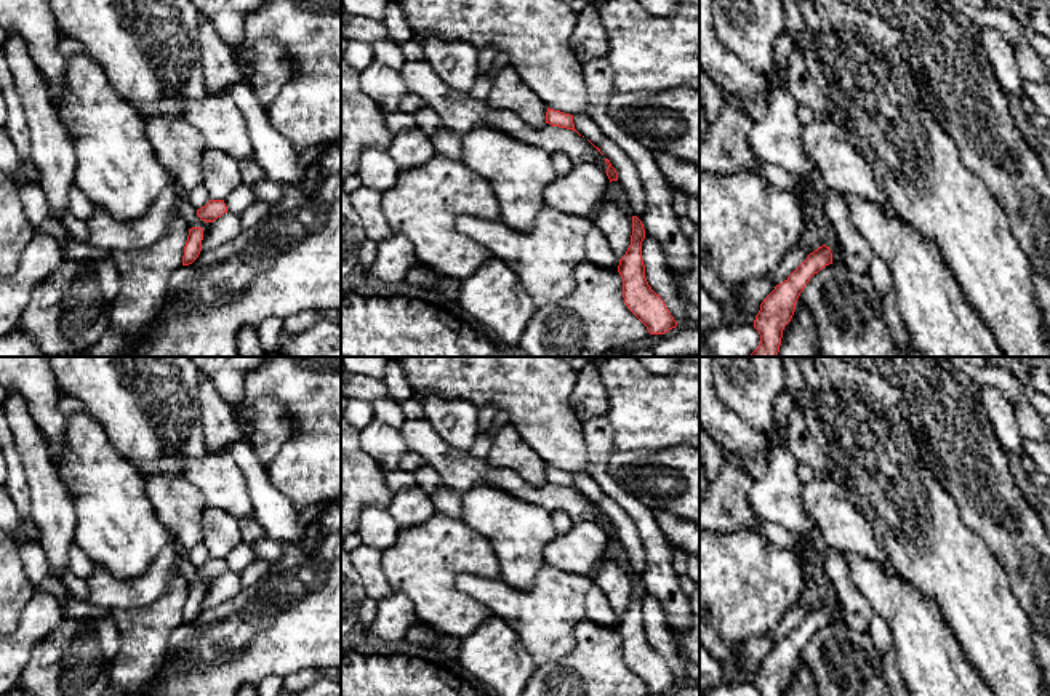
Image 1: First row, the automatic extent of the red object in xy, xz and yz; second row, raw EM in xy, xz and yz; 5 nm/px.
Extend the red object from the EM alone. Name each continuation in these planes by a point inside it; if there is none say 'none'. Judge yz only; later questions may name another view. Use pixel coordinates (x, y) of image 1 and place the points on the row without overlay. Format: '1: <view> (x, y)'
none

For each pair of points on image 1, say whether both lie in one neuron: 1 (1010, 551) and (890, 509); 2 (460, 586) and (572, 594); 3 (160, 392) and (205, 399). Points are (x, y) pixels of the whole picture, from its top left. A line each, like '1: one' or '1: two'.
1: two
2: one
3: two

